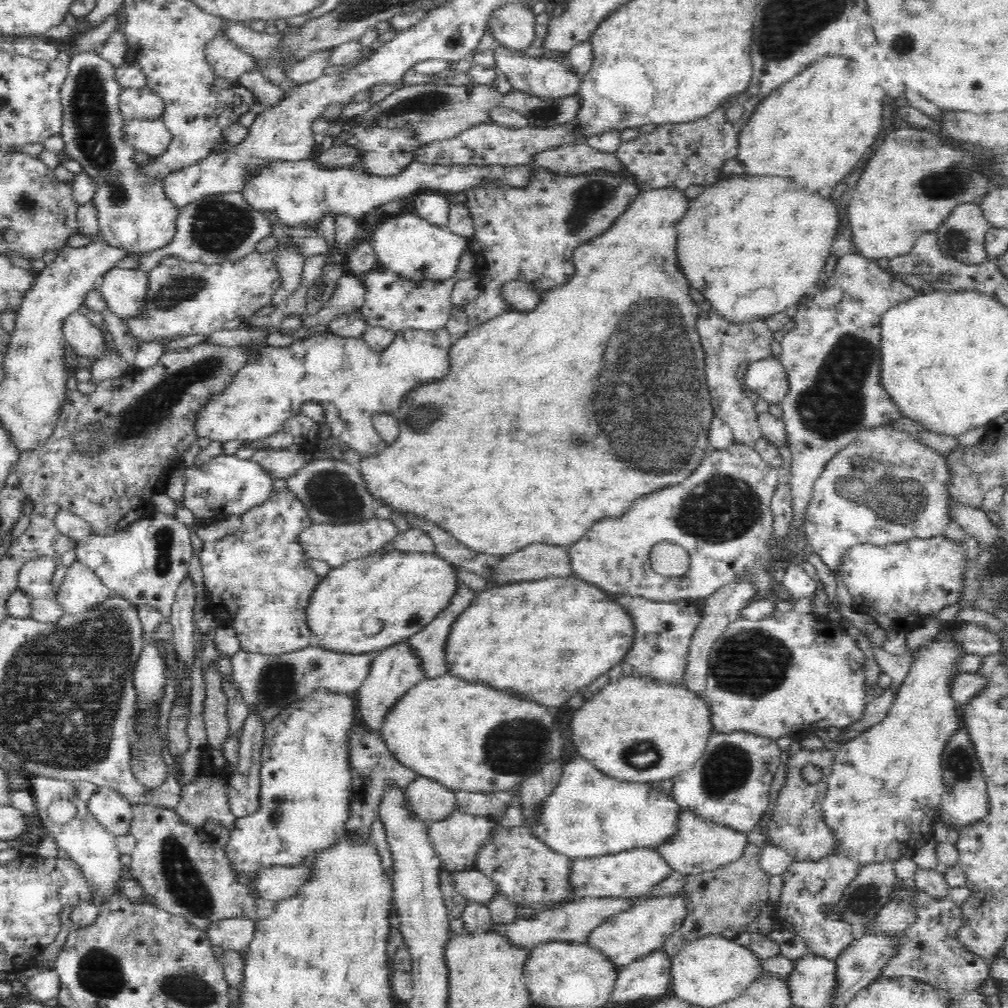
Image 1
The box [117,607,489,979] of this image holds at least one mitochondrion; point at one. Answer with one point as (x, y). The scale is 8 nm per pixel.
(181, 877)

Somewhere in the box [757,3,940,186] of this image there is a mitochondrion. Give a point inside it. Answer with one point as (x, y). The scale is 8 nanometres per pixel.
(900, 39)

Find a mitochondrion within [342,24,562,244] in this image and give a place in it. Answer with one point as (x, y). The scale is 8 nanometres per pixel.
(430, 102)

